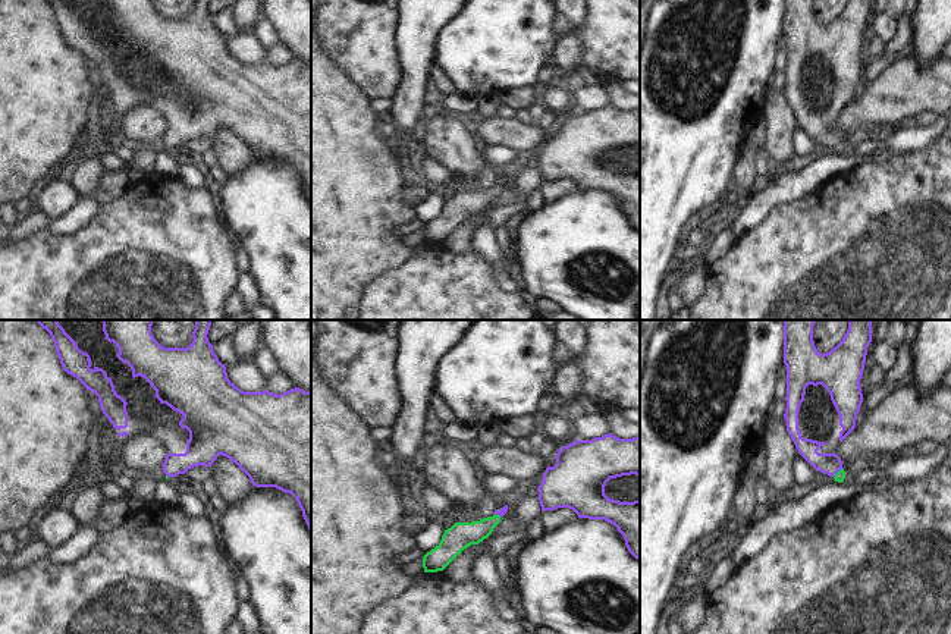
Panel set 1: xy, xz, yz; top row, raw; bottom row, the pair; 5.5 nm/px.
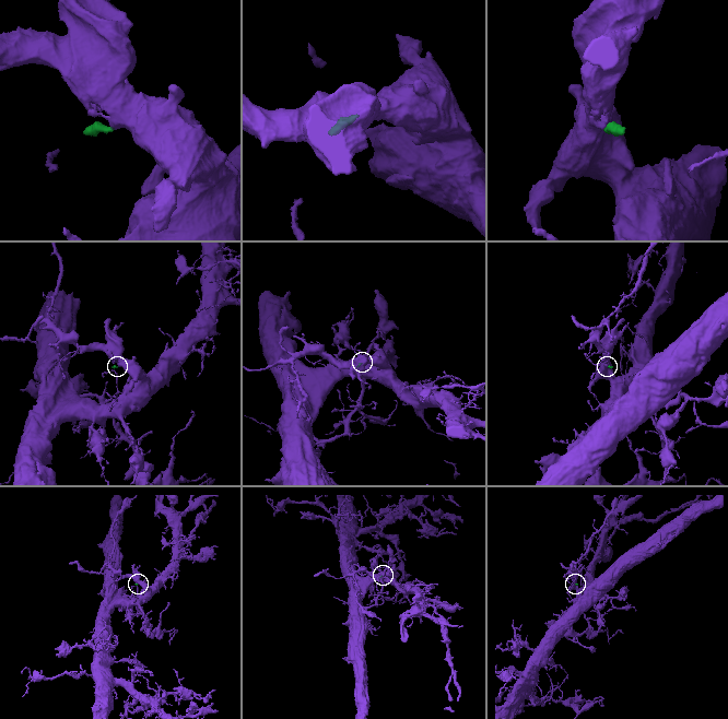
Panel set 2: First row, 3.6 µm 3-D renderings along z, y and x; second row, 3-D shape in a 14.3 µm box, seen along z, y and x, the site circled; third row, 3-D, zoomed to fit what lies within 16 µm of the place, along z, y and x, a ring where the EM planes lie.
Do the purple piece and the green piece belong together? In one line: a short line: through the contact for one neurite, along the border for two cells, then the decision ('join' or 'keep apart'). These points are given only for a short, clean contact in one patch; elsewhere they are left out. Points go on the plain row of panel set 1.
yz (829, 135), (837, 143), (840, 147) | join

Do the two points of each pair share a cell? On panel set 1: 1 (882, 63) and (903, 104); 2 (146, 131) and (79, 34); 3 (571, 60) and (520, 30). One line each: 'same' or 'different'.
1: different
2: different
3: different

